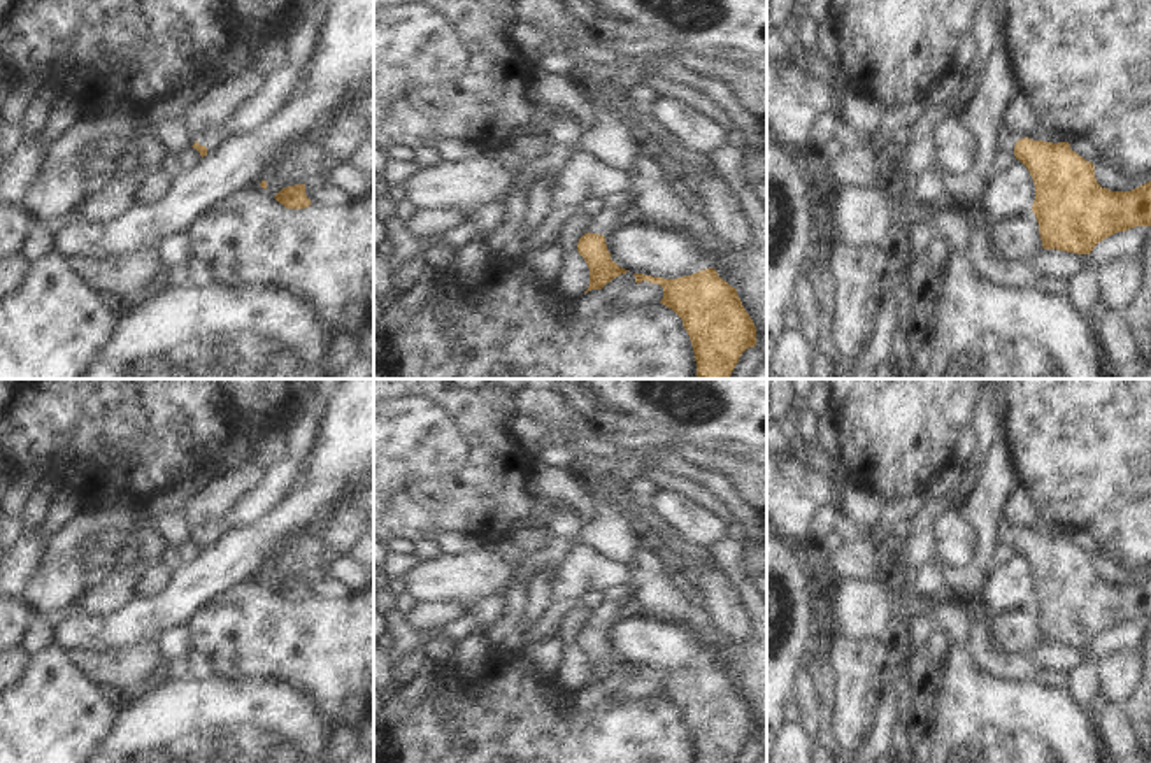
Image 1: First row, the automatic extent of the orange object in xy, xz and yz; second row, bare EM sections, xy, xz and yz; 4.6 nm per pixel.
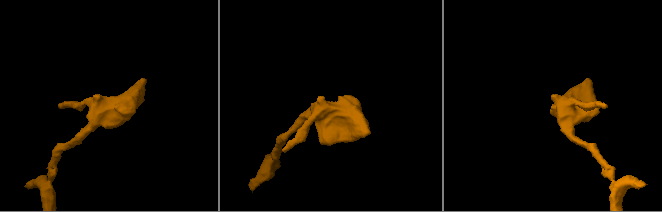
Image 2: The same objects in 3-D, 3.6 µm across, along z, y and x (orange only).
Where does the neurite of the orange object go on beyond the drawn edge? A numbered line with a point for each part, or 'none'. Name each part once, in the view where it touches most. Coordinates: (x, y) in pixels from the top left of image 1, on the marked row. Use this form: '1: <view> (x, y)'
1: xy (211, 141)

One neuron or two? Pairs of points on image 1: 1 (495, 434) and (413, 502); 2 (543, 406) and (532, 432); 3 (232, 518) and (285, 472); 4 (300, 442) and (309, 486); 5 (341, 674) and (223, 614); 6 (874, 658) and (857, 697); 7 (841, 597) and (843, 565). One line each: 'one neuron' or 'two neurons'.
1: one neuron
2: two neurons
3: one neuron
4: two neurons
5: one neuron
6: one neuron
7: two neurons

